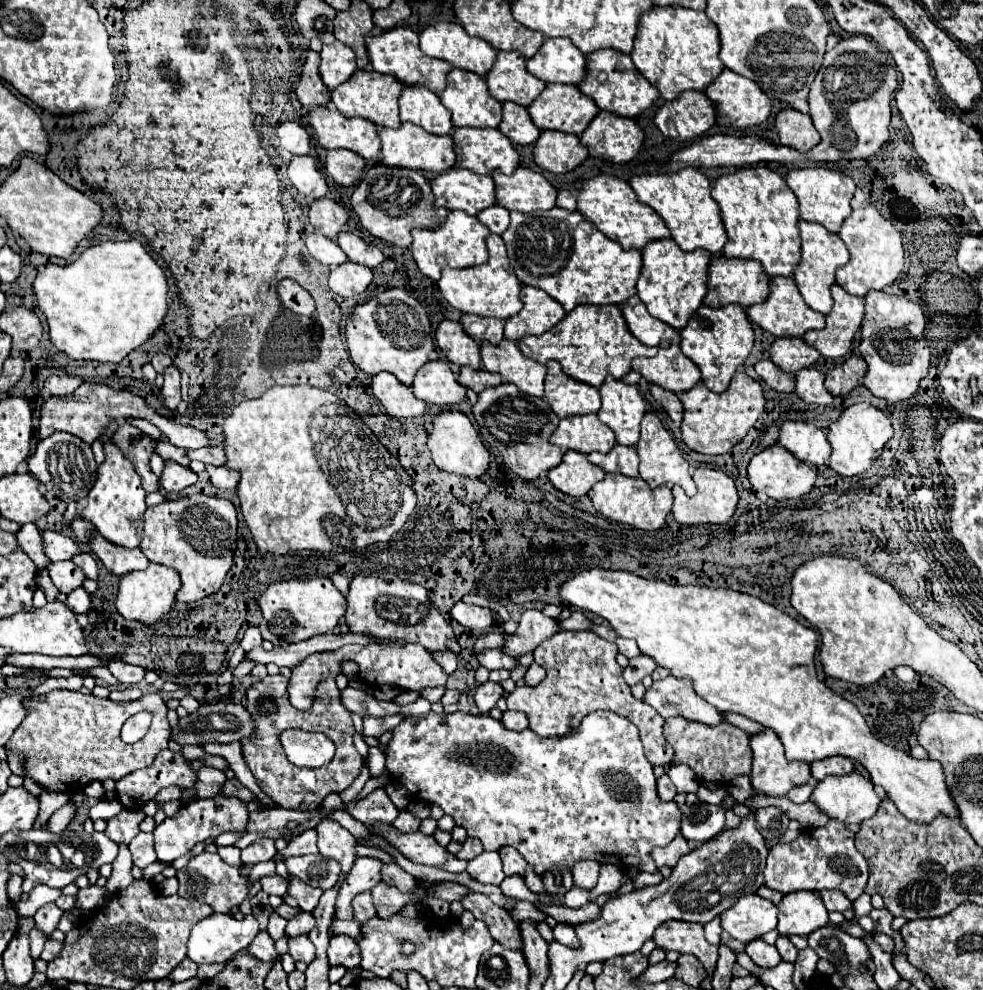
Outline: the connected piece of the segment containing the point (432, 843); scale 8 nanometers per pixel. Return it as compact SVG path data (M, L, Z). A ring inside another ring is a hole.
M382 823L372 825L372 829L378 835L382 835L386 841L390 841L404 857L408 857L414 863L440 867L440 869L450 871L450 873L460 873L468 865L468 861L458 859L456 855L446 851L442 845L438 845L434 837L426 837L420 831L398 833L392 825L382 825Z

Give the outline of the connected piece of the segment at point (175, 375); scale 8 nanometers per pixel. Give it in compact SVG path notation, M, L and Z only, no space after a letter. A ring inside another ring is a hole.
M170 365L164 371L164 387L160 389L164 395L164 403L168 409L176 409L180 403L180 371L178 367Z

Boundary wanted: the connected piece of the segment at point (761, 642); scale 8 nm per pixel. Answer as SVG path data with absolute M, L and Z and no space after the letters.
M588 569L578 573L562 585L560 595L566 603L604 617L620 637L634 639L644 655L652 657L660 667L670 669L674 677L690 677L698 695L702 695L718 711L740 713L764 727L770 727L782 739L786 747L786 759L802 761L808 765L816 759L826 759L832 755L860 759L870 773L870 781L884 787L886 795L896 803L898 811L906 819L916 823L930 823L940 813L952 819L958 817L940 763L932 759L918 761L912 755L878 741L870 733L858 707L836 695L816 677L814 653L820 635L812 627L798 623L794 617L782 613L780 609L760 601L754 595L732 589L668 585L664 581L644 579L628 571L606 569Z

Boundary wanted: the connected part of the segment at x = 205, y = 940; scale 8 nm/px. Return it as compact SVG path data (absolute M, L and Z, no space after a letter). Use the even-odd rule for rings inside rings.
M212 913L210 917L198 921L192 927L190 939L188 939L188 957L194 963L226 963L232 959L238 951L246 949L252 939L258 935L258 921L252 915L246 915L244 919L236 919L234 915L218 915Z

